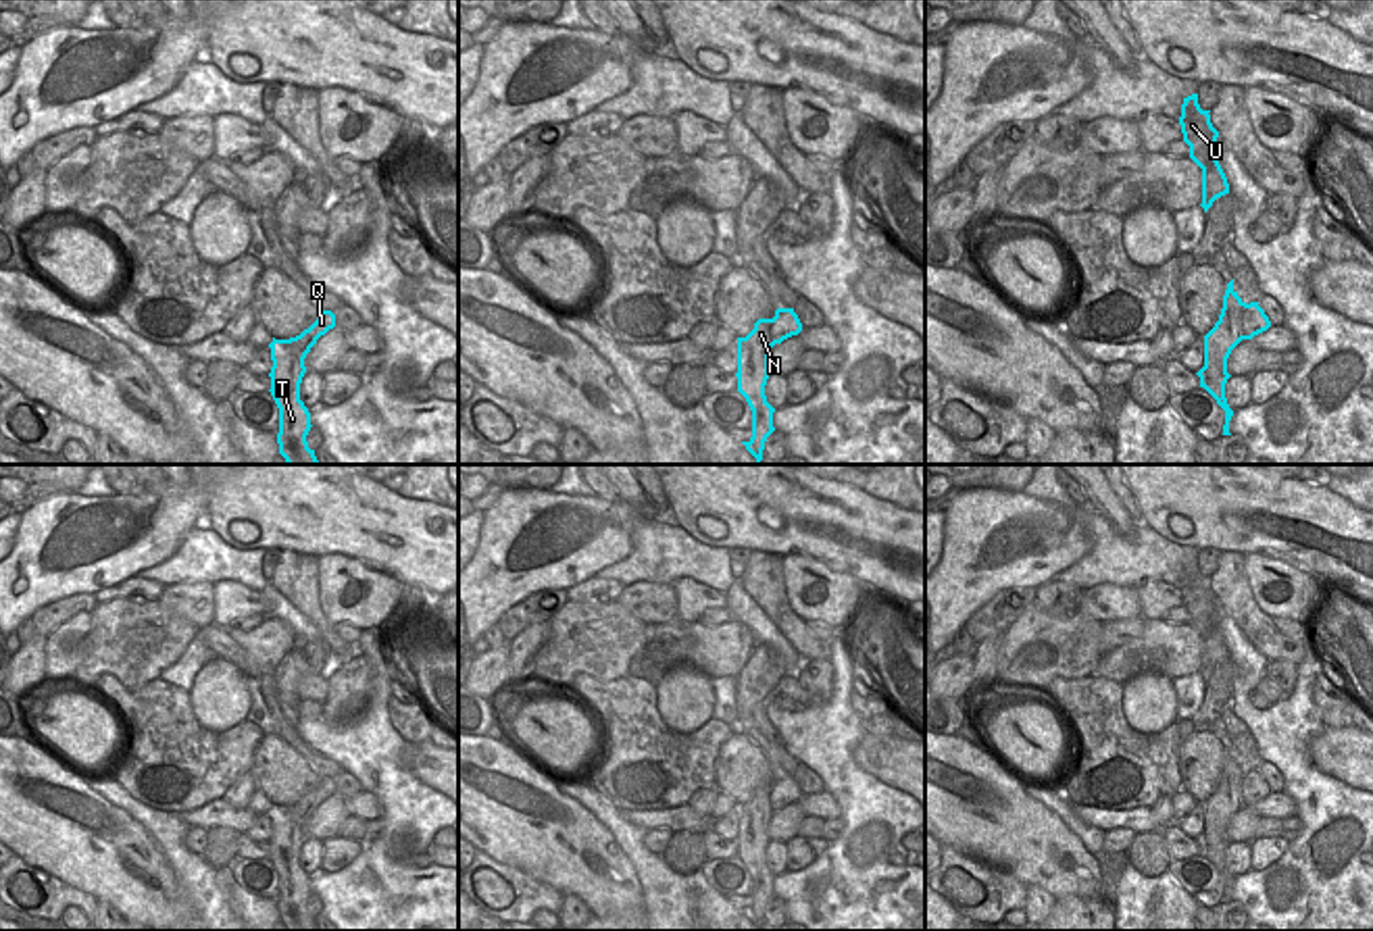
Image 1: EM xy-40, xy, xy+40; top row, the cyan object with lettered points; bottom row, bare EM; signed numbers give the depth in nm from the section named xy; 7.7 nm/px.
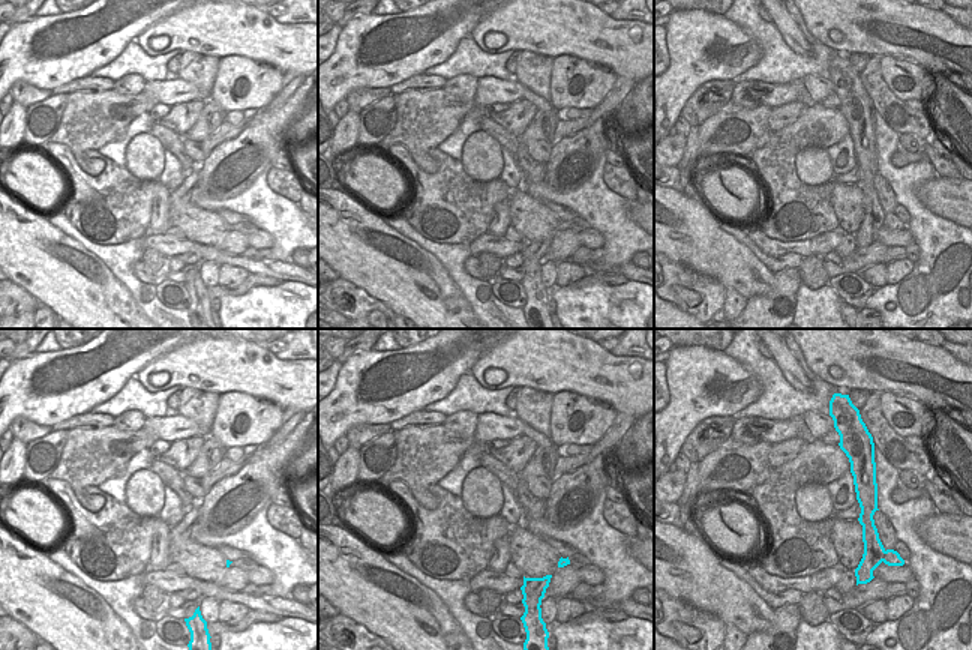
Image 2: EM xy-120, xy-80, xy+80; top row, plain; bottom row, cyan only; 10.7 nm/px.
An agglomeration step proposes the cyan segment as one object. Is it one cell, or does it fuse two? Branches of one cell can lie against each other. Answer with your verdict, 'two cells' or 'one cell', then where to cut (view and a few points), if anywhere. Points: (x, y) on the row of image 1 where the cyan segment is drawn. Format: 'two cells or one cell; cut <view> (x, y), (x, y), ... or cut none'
two cells; cut xy+40 (1246, 305), (1242, 338)

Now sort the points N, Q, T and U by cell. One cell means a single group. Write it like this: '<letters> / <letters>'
N T U / Q

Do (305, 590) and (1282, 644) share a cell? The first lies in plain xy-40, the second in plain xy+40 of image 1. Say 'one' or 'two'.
one

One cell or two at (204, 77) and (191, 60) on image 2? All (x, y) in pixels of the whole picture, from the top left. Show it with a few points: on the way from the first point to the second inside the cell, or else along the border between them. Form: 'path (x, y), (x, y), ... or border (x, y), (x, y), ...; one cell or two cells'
path (200, 72), (192, 65); one cell

